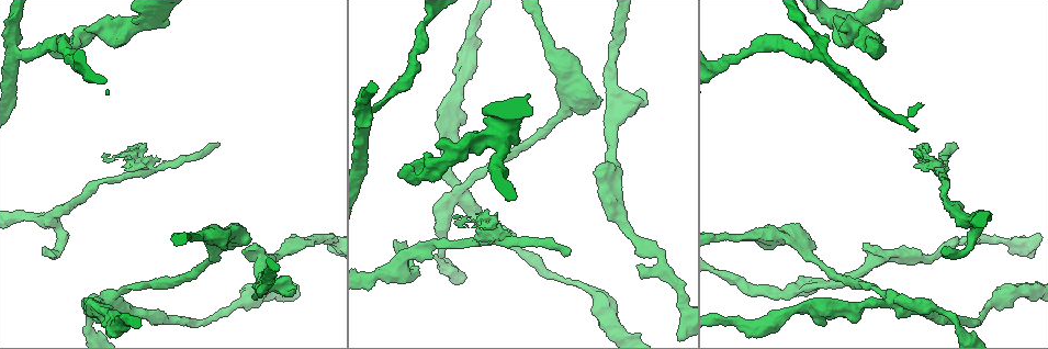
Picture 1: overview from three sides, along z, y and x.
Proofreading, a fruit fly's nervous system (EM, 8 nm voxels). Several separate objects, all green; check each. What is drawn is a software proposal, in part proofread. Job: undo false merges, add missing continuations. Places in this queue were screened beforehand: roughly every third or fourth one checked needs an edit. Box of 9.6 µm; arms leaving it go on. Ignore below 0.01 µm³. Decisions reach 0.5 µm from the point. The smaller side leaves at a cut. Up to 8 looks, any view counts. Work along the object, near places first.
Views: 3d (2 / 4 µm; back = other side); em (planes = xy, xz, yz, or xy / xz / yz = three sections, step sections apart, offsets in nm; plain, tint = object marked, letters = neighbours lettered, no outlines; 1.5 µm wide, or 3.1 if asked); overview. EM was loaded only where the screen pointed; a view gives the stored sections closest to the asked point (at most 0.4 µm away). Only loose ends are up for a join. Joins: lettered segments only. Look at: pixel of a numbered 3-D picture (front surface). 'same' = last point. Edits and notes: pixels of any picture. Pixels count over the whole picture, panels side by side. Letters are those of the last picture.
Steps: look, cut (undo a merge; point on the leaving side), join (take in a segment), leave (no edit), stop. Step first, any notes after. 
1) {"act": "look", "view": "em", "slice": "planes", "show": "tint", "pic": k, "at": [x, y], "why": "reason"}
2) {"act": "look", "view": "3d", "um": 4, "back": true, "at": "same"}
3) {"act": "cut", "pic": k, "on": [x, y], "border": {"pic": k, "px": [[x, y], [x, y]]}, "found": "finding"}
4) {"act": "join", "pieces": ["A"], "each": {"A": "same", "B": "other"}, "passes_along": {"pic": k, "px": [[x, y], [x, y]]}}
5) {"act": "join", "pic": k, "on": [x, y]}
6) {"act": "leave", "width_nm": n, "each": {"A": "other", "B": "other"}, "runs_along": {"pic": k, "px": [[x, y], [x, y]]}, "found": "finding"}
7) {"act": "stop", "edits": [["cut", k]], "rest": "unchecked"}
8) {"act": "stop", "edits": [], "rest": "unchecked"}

{"act": "look", "view": "em", "slice": "yz", "step": 8, "show": "letters", "pic": 1, "at": [411, 165], "why": "branch stops here"}

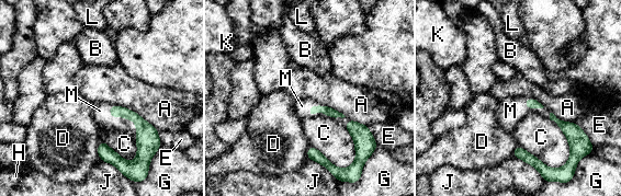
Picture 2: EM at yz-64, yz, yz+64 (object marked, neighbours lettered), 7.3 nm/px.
{"act": "look", "view": "em", "slice": "planes", "show": "letters", "at": "same", "why": "cut it another way"}

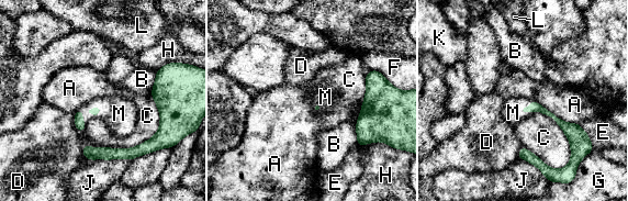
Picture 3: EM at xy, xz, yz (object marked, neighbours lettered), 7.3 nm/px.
{"act": "join", "pieces": ["M"], "each": {"A": "other", "B": "other", "C": "other", "D": "other", "E": "other", "F": "other", "G": "other", "H": "other", "J": "other", "K": "other", "L": "other", "M": "same"}, "passes_along": {"pic": 3, "px": [[534, 105], [529, 111], [513, 112]]}, "found": "the cell continues"}

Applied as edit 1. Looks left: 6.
{"act": "look", "view": "3d", "um": 4, "pic": 1, "at": [462, 189], "why": "four-way junction"}

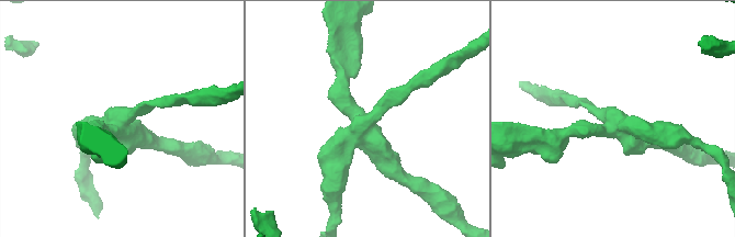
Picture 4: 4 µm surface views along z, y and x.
{"act": "look", "view": "em", "slice": "xz", "step": 8, "show": "letters", "pic": 4, "at": [119, 122], "arms": 4, "why": "shape alone is not enough"}

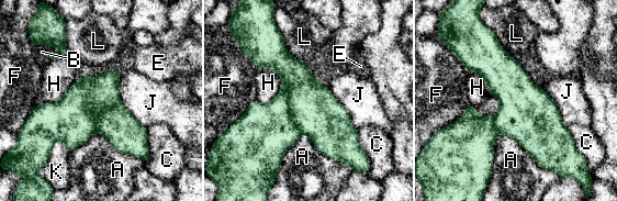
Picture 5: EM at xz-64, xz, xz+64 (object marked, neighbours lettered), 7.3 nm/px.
{"act": "cut", "pic": 5, "on": [265, 132], "each": {"A": "other", "B": "other", "C": "other", "E": "other", "F": "other", "H": "other", "J": "other", "K": "other", "L": "other"}, "border": {"pic": 5, "px": [[282, 87], [301, 133]]}, "found": "two cells meet here"}

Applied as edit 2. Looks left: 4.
{"act": "look", "view": "overview", "why": "see it whole again"}

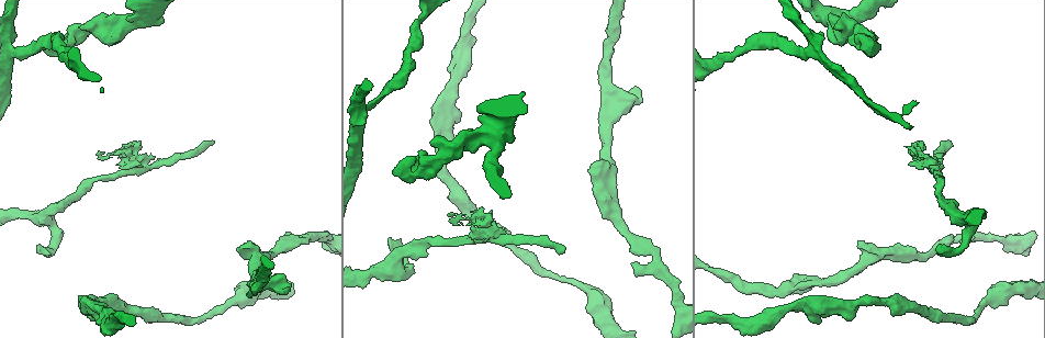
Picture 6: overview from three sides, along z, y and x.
{"act": "look", "view": "3d", "um": 2, "back": true, "pic": 6, "at": [285, 288], "why": "an open end"}

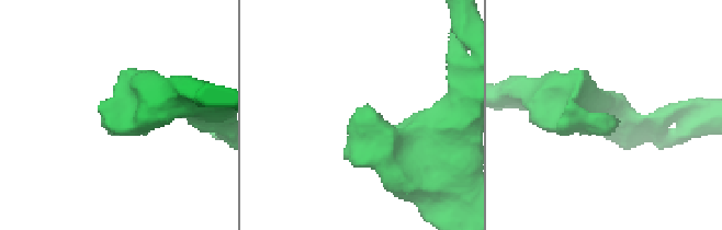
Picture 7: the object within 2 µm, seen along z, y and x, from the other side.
{"act": "look", "view": "em", "slice": "xz", "step": 8, "show": "plain", "pic": 7, "at": [362, 111]}

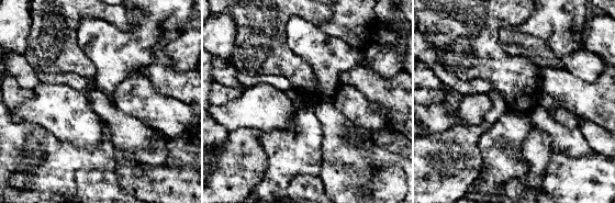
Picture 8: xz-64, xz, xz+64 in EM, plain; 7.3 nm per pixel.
{"act": "look", "view": "em", "slice": "xz", "step": 8, "show": "letters", "at": "same", "why": "what lies round it"}

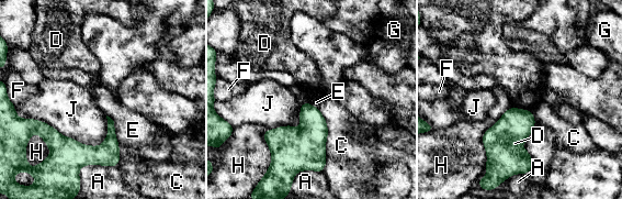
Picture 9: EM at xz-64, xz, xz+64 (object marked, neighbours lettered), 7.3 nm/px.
{"act": "leave", "longest_contact_nm": ["J", 600], "each": {"A": "other", "C": "other", "D": "other", "E": "other", "F": "other", "G": "other", "H": "other", "J": "other"}, "runs_along": {"pic": 9, "px": [[37, 124], [72, 155], [116, 159]]}, "found": "no lettered segment goes on from it"}

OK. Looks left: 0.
{"act": "stop", "edits": [["join", 3], ["cut", 5]], "rest": "unchecked"}

